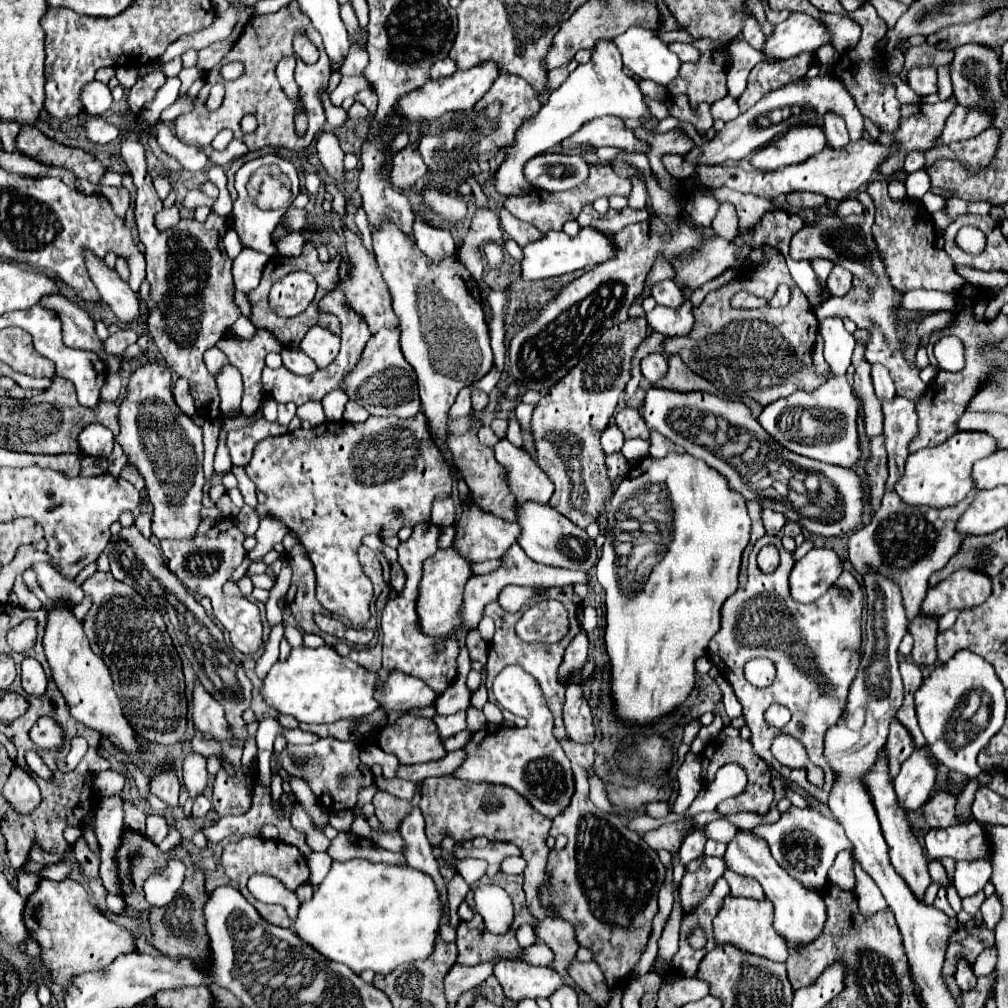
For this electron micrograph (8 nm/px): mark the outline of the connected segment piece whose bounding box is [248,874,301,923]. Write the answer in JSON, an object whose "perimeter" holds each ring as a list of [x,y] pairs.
{"perimeter":[[[254,874],[248,880],[248,890],[260,902],[282,904],[286,908],[290,920],[295,922],[301,903],[294,892],[284,888],[282,882],[278,882],[276,878],[272,878],[268,874]]]}

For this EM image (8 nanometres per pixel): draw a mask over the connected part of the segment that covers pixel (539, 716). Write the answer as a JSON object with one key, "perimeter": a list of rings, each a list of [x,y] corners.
{"perimeter":[[[506,666],[494,680],[494,696],[498,704],[502,704],[512,714],[526,718],[528,724],[524,728],[490,724],[478,730],[466,744],[466,762],[452,776],[468,782],[510,786],[512,790],[528,798],[534,810],[554,820],[560,812],[566,810],[576,790],[576,784],[572,778],[570,760],[566,758],[558,740],[552,734],[554,718],[546,706],[540,686],[530,674],[524,674],[520,666]]]}

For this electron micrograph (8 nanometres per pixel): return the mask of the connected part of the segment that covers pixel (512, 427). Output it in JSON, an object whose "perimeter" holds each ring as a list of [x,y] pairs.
{"perimeter":[[[509,420],[509,426],[506,434],[506,438],[514,444],[516,447],[522,447],[523,438],[521,434],[521,429],[517,421]]]}

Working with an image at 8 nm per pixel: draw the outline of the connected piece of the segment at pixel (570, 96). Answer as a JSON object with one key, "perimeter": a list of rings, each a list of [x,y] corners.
{"perimeter":[[[600,40],[594,46],[592,60],[588,64],[578,66],[566,78],[566,82],[550,94],[548,104],[542,106],[534,118],[526,120],[520,126],[520,130],[516,132],[514,146],[506,152],[504,162],[498,166],[496,190],[502,192],[504,196],[518,196],[518,194],[528,192],[530,184],[522,176],[522,166],[528,158],[554,148],[556,144],[560,144],[562,140],[566,140],[568,136],[578,132],[582,128],[582,124],[586,124],[588,120],[598,118],[598,116],[608,116],[608,114],[618,116],[622,120],[634,118],[636,122],[640,122],[640,126],[644,126],[644,122],[652,120],[652,112],[648,110],[638,84],[622,72],[620,52],[616,50],[616,46],[610,40]]]}

